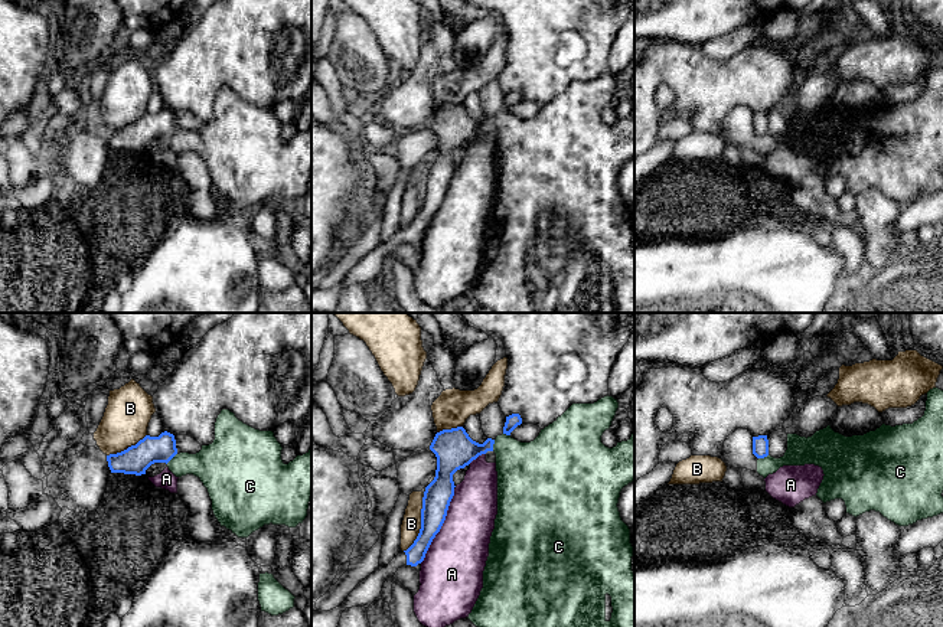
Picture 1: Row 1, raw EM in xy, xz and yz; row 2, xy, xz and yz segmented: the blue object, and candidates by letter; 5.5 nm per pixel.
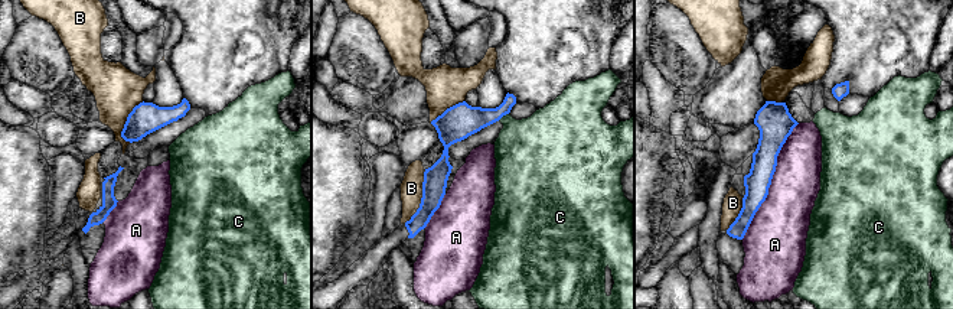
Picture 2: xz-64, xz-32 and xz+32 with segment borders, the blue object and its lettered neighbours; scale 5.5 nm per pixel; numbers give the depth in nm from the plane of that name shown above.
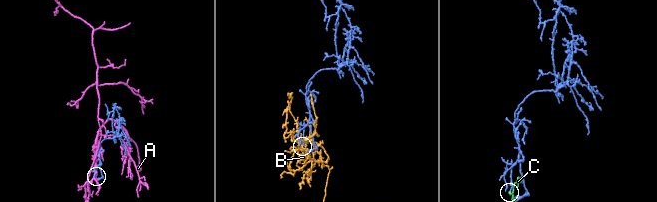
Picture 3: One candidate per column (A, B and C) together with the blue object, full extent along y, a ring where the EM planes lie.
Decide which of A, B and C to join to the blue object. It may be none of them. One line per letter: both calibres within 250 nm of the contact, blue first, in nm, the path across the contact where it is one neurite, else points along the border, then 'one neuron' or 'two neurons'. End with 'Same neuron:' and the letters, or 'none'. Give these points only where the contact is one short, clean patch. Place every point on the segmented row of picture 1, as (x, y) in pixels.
A: 160/340 nm | two neurons
B: 160/110 nm | two neurons
C: 220/340 nm | along xz (495, 440), (492, 450) | two neurons
Same neuron: none

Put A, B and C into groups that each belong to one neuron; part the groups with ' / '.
A / B / C

